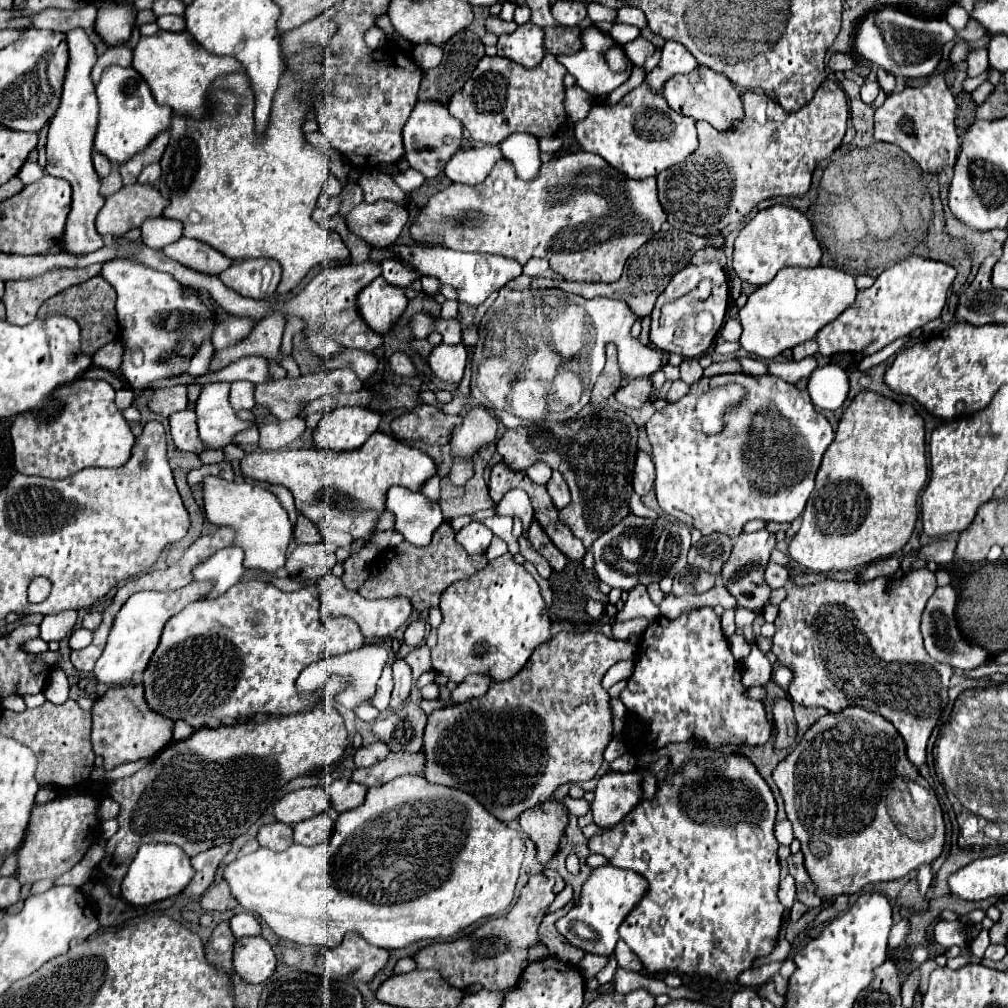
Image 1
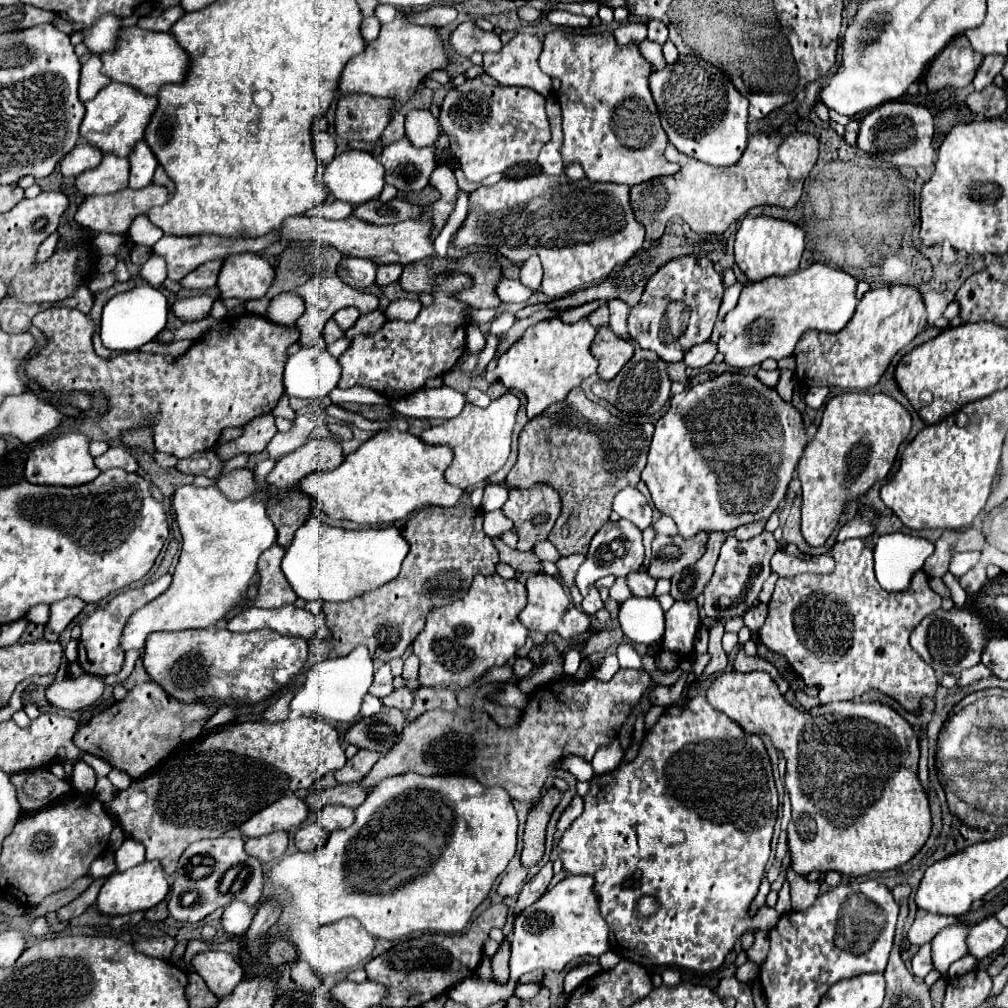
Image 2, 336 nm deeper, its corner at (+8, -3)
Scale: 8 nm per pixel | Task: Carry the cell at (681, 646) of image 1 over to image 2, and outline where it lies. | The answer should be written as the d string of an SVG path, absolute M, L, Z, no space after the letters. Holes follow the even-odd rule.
M695 600L675 602L667 612L667 628L661 648L673 652L679 660L691 660L695 650L695 636L699 630L699 612Z

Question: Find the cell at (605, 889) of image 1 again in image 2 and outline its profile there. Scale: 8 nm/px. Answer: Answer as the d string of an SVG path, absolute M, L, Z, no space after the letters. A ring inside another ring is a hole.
M567 876L553 890L545 892L535 904L525 908L511 936L511 974L503 990L513 994L521 974L535 968L561 972L569 962L583 956L601 956L609 950L609 928L599 916L599 900L595 896L595 880L591 876Z

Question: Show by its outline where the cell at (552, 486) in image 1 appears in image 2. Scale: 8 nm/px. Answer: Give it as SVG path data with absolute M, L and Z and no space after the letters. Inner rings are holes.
M549 484L535 488L513 488L503 506L503 514L513 520L519 536L517 550L527 552L537 540L545 540L561 514L561 496Z

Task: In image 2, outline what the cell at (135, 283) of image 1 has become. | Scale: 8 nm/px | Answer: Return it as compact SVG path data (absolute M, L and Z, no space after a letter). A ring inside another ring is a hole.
M151 256L141 268L139 268L139 276L151 284L151 286L161 286L163 280L167 278L167 268L165 268L165 260L161 256Z

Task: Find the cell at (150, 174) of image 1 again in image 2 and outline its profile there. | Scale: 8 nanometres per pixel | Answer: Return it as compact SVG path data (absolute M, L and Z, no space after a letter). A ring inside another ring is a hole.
M141 140L135 150L129 154L131 160L131 178L129 178L129 188L143 188L151 184L151 178L157 168L155 154L147 146L145 140Z

